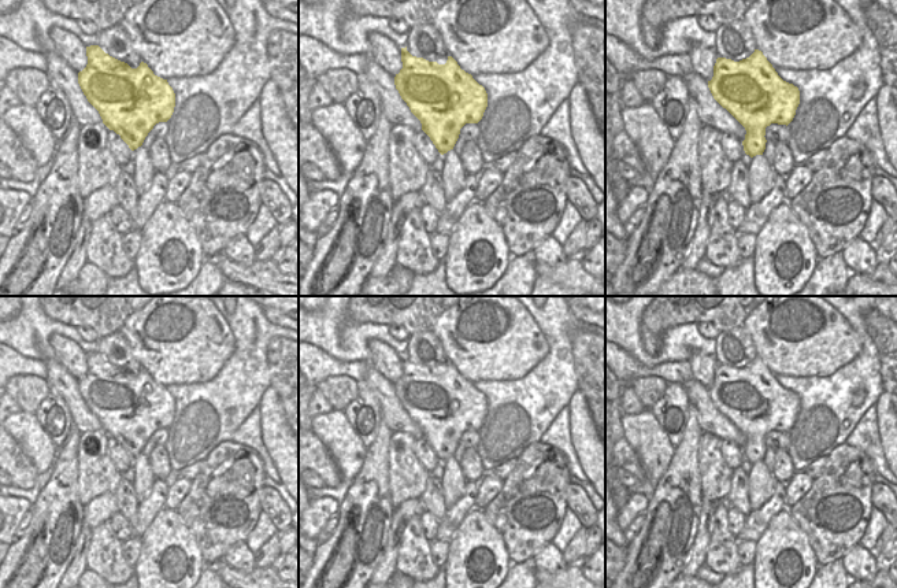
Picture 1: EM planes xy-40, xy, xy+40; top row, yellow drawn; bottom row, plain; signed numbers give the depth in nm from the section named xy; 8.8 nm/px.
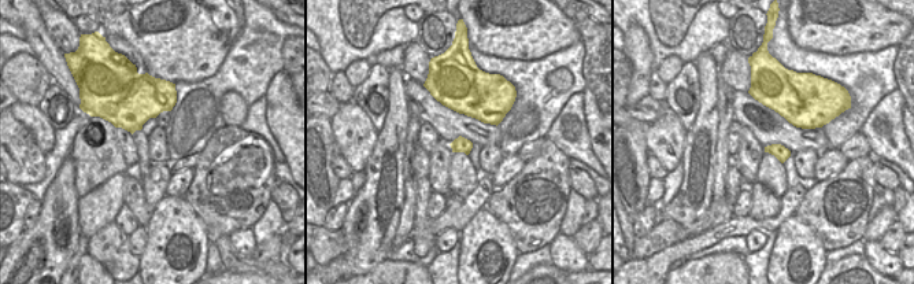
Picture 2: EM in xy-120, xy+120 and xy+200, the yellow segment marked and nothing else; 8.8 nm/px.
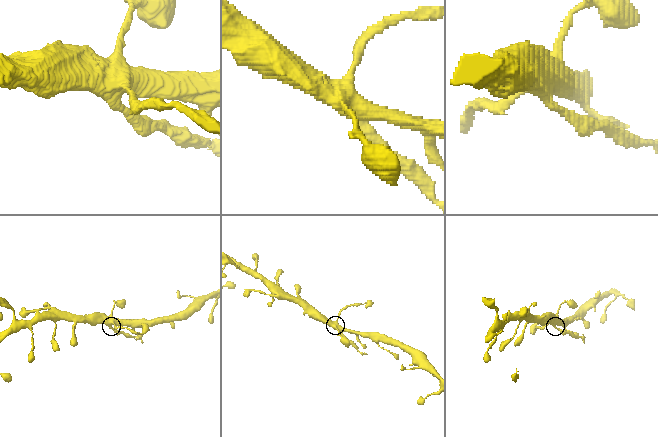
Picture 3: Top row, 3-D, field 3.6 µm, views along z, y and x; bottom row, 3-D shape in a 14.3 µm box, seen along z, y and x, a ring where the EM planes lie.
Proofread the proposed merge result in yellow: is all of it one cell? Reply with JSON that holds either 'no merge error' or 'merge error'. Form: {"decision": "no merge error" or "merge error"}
{"decision": "merge error"}

